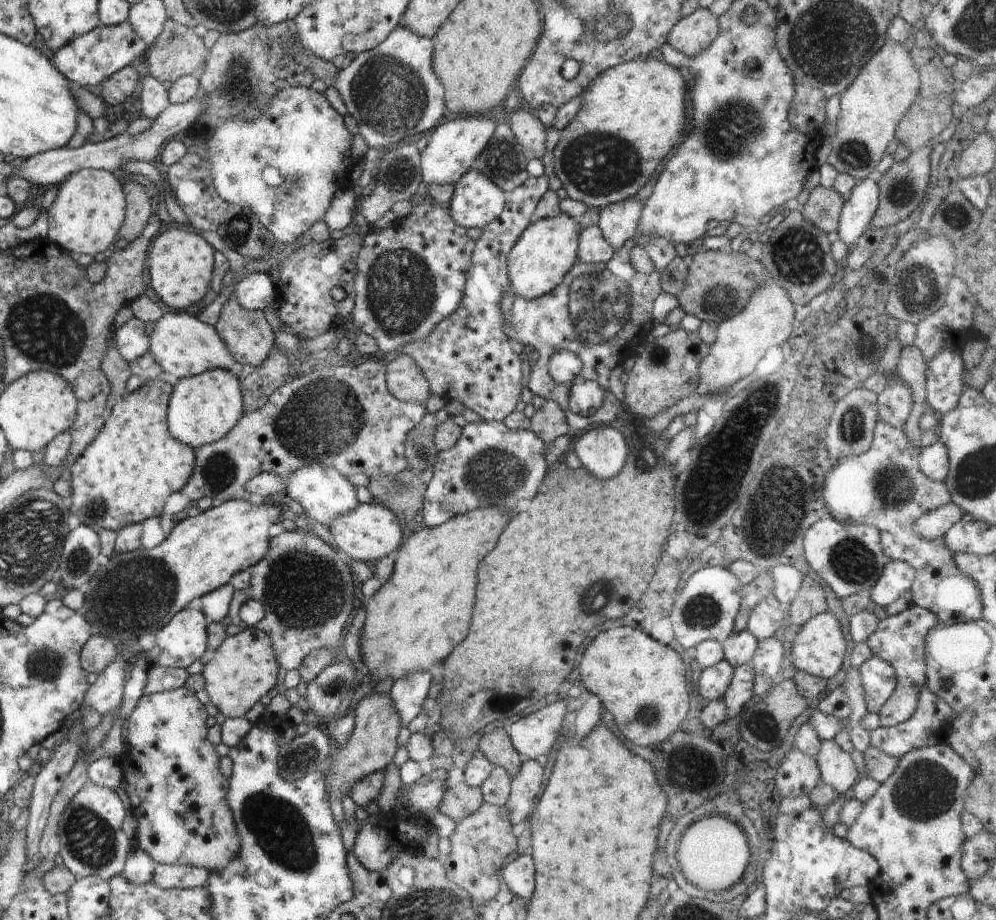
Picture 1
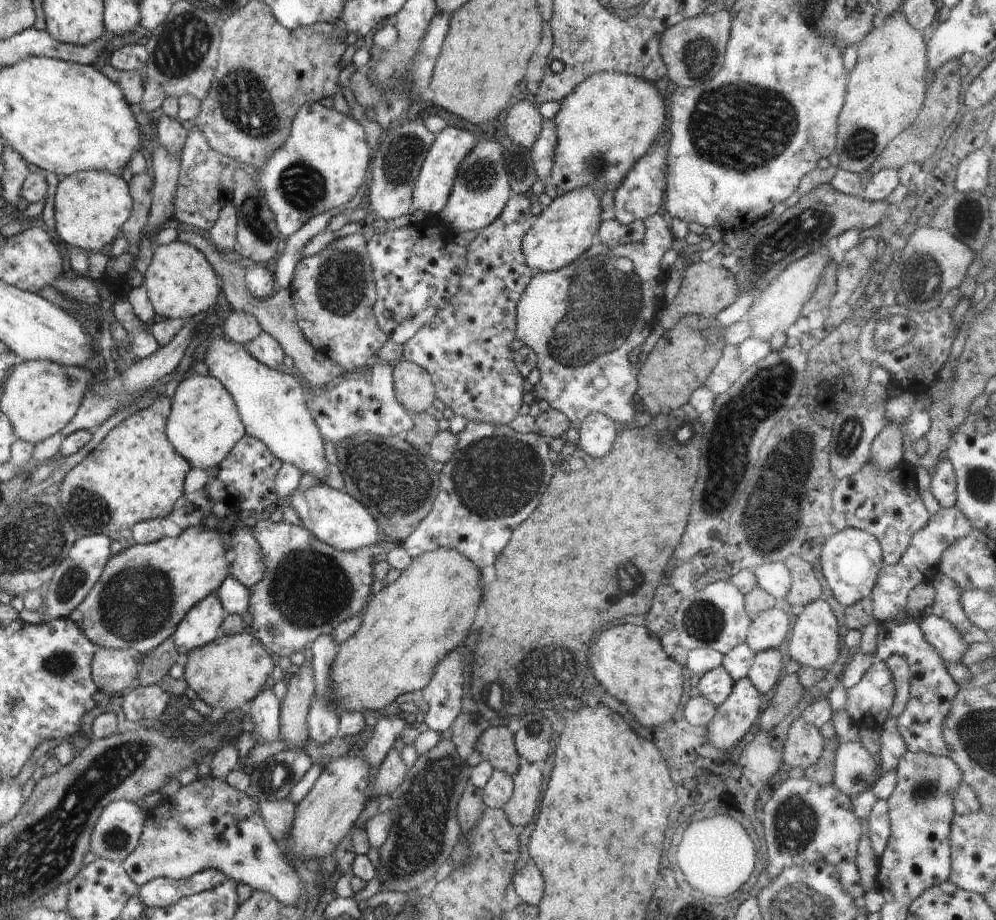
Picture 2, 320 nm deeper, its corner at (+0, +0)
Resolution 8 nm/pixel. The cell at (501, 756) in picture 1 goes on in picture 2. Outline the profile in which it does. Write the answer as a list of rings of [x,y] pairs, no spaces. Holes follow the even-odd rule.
[[[505,726],[488,728],[474,744],[474,753],[468,759],[470,766],[480,761],[488,762],[493,769],[516,775],[520,767],[520,756],[515,746],[515,736]]]

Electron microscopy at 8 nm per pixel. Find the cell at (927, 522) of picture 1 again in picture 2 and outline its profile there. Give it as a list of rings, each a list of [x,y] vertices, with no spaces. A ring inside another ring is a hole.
[[[940,506],[940,510],[930,516],[928,524],[924,528],[920,528],[912,536],[908,548],[906,548],[900,561],[894,565],[885,565],[881,570],[871,593],[874,619],[879,624],[882,624],[892,621],[898,613],[903,612],[912,588],[918,586],[920,582],[931,584],[934,576],[940,572],[940,560],[944,550],[954,540],[968,536],[972,530],[973,527],[970,525],[970,522],[968,522],[966,516],[956,506],[950,506],[949,508]]]

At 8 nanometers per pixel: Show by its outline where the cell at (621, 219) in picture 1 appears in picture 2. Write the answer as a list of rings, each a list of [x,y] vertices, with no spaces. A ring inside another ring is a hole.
[[[661,138],[656,146],[638,160],[636,166],[628,172],[628,176],[614,192],[614,214],[622,225],[628,225],[636,220],[644,221],[655,213],[662,211],[663,194],[666,189],[665,163],[667,158],[667,138]]]

